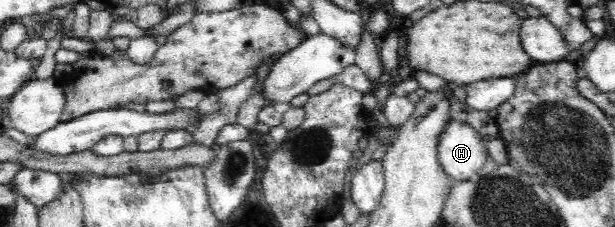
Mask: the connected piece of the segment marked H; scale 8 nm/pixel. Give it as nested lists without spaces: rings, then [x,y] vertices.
[[[462,119],[450,121],[438,138],[438,160],[445,174],[457,182],[470,181],[488,161],[487,139]]]

